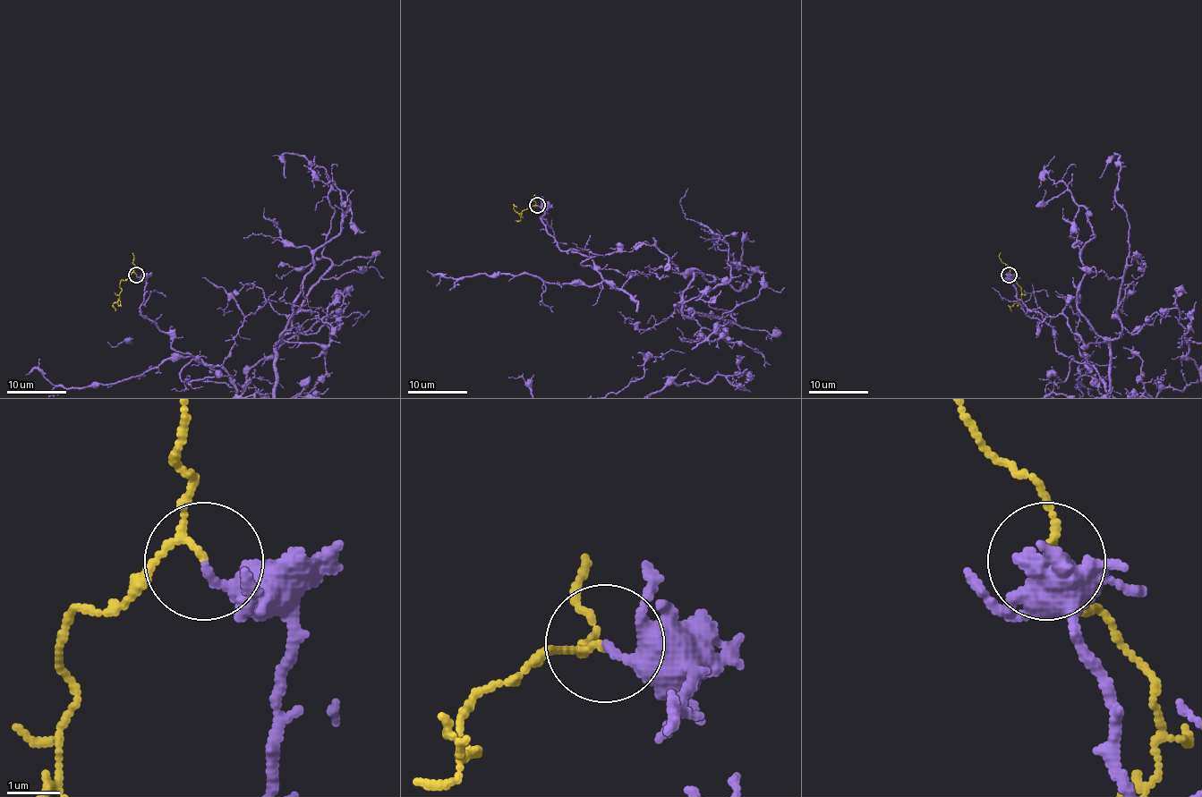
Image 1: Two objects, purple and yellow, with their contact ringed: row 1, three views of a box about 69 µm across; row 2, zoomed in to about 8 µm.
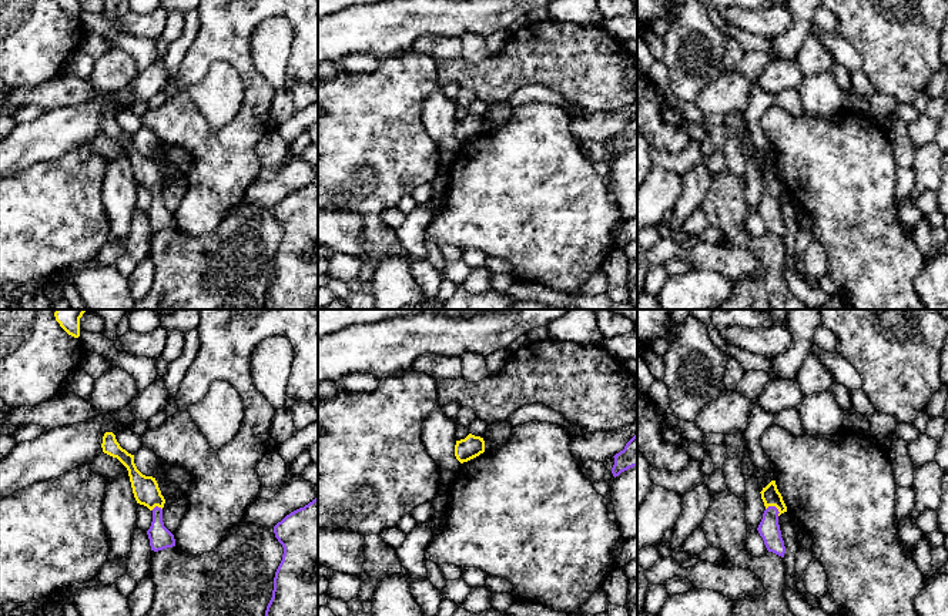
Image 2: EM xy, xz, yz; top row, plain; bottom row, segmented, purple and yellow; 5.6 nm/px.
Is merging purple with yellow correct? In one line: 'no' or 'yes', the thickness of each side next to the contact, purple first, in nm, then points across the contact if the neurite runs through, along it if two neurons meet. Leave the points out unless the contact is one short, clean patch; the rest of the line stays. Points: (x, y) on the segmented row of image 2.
yes | 120/110 nm | across yz (769, 528), (774, 506), (770, 495)

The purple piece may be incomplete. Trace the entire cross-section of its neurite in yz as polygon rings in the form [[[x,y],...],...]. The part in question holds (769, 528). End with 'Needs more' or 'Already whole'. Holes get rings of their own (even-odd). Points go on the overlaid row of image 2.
[[[771,481],[760,493],[766,510],[757,530],[764,540],[767,550],[784,558],[785,546],[781,538],[778,516],[787,512],[787,506],[777,489],[776,481]]]. Needs more

